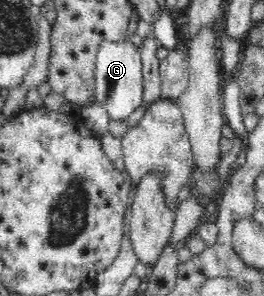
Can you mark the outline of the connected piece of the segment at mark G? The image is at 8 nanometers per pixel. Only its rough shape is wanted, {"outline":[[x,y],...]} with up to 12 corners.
{"outline":[[102,42],[95,100],[110,119],[142,106],[141,51]]}

